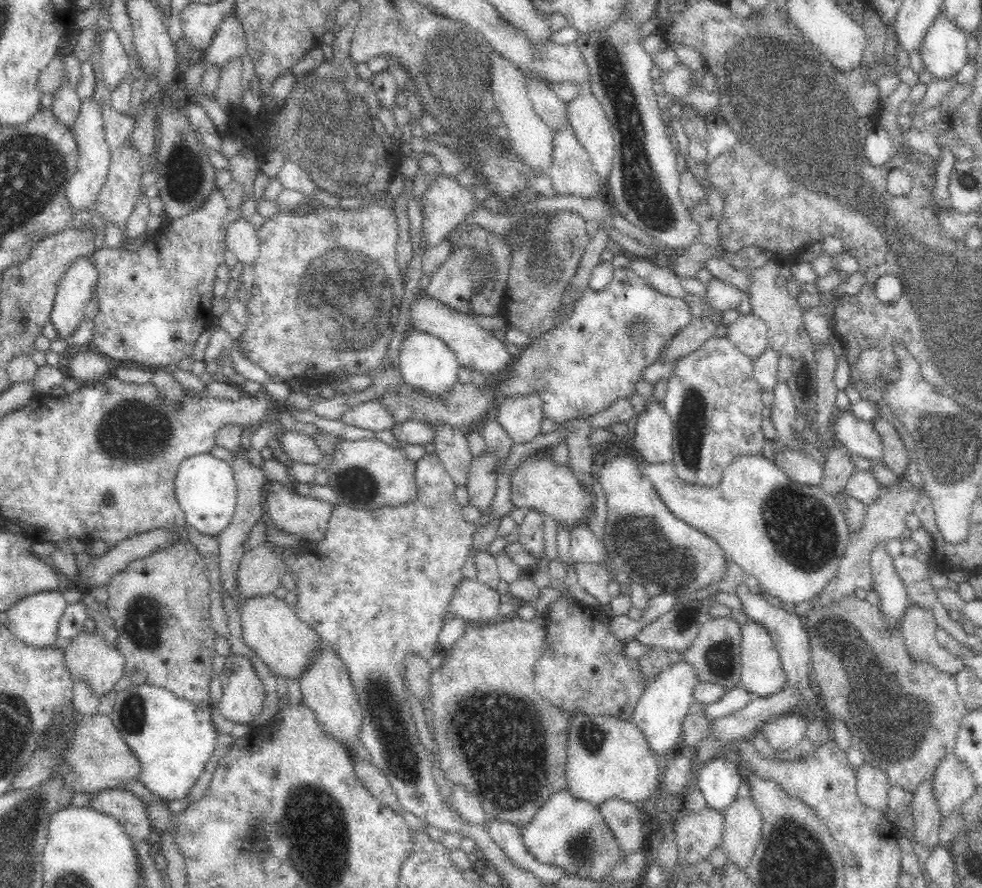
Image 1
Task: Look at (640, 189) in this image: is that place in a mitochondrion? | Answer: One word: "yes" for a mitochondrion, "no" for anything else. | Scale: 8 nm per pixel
yes

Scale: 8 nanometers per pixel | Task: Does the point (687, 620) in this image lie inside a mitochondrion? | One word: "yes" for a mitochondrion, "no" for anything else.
yes

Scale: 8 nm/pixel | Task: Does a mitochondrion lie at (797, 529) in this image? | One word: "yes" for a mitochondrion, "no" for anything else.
yes

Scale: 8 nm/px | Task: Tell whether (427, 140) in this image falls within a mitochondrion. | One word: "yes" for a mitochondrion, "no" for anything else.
no

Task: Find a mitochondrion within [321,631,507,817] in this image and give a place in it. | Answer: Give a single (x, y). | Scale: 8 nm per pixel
(399, 757)

